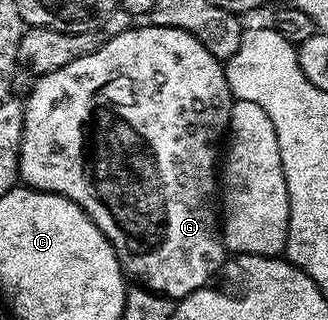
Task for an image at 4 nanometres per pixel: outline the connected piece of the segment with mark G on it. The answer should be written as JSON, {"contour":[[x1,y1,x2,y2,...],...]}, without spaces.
{"contour":[[147,23,145,27,146,28,138,28,138,26,131,26,127,32,121,32,120,34,109,37,109,39,100,46,100,50,96,50,92,54,84,54,84,58,76,58,76,62,68,62,68,66,60,66,60,70,52,70,48,74,37,77,37,79,33,81,34,89,31,90,30,97,25,97,24,100,26,113,24,114,22,145,20,146,20,154,18,155,18,175,21,183,25,185,25,187,35,188,41,192,55,192,79,204,88,214,88,218,92,218,92,222,96,222,96,226,102,231,104,238,108,238,108,242,116,250,118,261,122,263,122,270,126,273,127,277,129,277,131,281,137,282,141,287,146,288,149,292,156,292,159,296,169,296,171,300,177,302,185,298,188,294,207,287,207,285,211,283,215,273,217,273,228,260,226,247,222,244,220,216,216,211,216,193,220,188,220,176,218,173,220,168,220,145,223,143,230,126,230,105,232,103,232,97,230,87,226,81,225,67,223,67,220,61,218,61,197,38,184,30,176,30,175,28,166,29,164,26,156,26,151,23]]}

